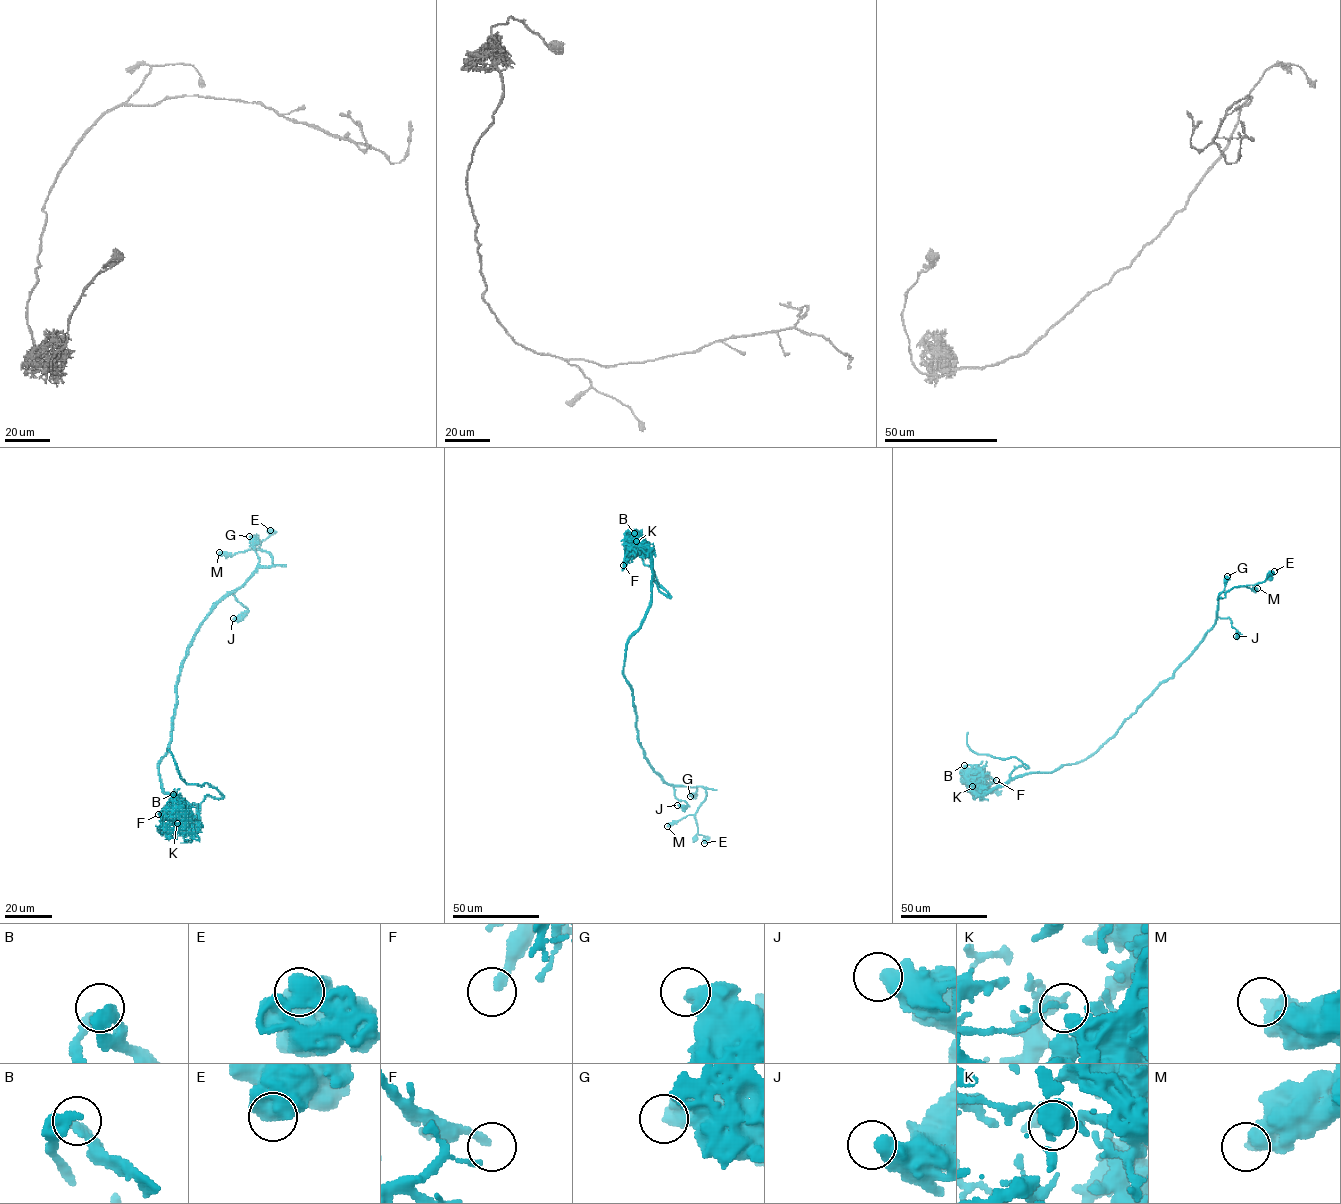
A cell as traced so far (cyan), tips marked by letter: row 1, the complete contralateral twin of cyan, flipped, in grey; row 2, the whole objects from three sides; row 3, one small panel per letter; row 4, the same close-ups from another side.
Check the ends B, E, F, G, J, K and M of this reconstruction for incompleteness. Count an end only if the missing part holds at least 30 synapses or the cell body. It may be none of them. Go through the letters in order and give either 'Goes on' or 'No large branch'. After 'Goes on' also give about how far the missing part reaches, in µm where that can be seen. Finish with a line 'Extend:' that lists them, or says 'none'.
B: No large branch
E: No large branch
F: No large branch
G: No large branch
J: No large branch
K: No large branch
M: No large branch
Extend: none

